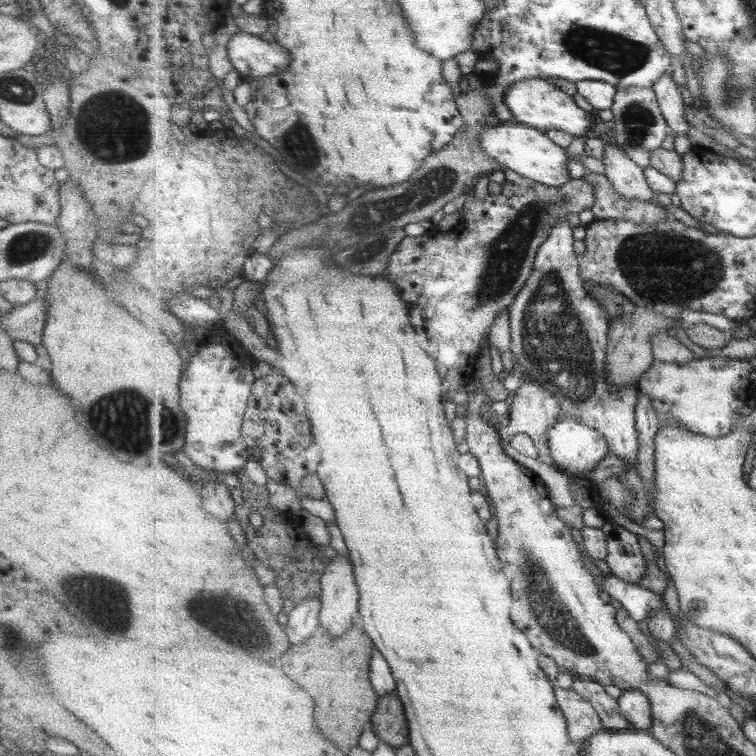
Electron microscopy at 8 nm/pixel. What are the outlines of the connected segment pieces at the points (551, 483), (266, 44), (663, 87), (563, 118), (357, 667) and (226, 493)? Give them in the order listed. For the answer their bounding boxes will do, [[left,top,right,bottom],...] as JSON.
[[503,439,570,508],[226,30,292,78],[653,73,695,155],[506,77,594,137],[283,621,379,754],[200,481,236,523]]

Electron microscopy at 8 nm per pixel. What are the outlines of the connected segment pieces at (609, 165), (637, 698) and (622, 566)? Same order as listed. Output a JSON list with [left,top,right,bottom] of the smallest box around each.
[[603,143,654,202],[617,688,653,731],[602,521,649,585]]

